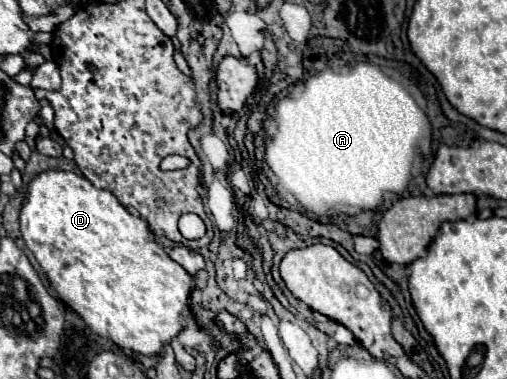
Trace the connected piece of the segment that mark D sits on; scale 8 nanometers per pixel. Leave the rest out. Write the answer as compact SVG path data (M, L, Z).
M47 169L37 173L27 185L19 229L27 249L35 255L59 299L77 311L93 333L111 339L117 347L143 355L159 355L163 345L187 325L185 307L189 305L193 277L149 235L147 221L133 217L111 191L93 187L91 181L73 171Z

